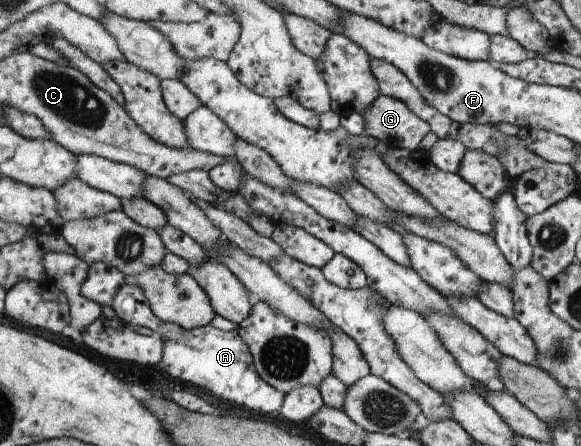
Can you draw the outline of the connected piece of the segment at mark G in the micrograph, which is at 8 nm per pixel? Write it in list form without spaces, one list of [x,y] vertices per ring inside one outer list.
[[[381,94],[362,115],[367,127],[365,135],[378,138],[390,148],[418,151],[431,130],[431,125],[404,100],[389,95]]]

